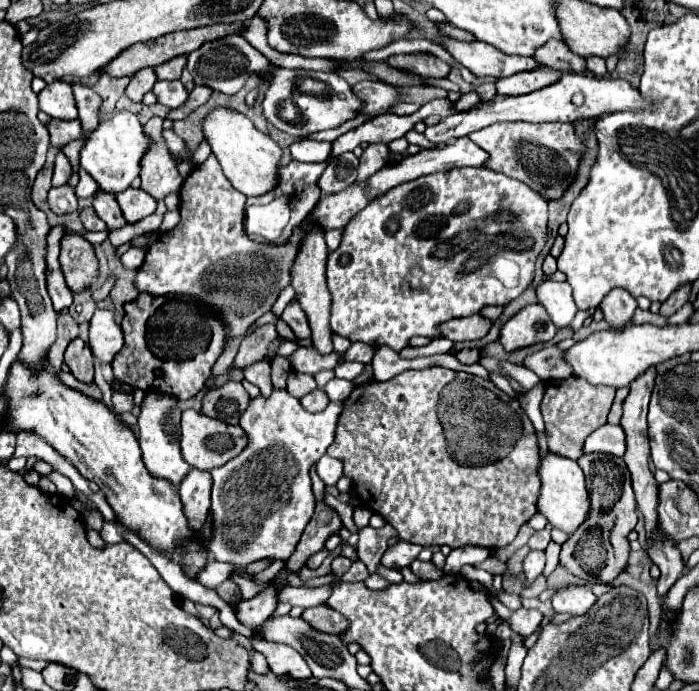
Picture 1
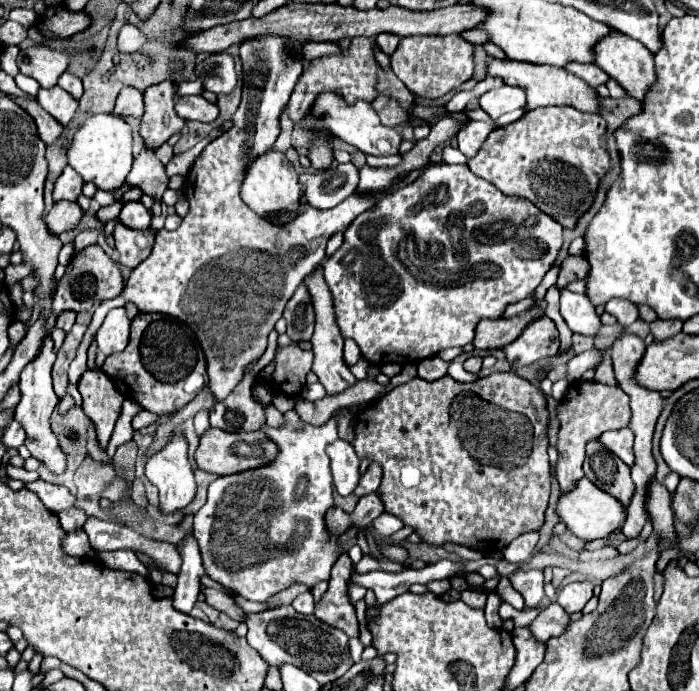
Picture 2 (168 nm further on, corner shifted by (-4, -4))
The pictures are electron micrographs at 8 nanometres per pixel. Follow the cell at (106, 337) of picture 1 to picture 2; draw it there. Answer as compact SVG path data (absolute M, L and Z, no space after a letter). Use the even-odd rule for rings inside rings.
M115 308L105 316L105 322L101 324L101 328L95 334L97 346L103 354L113 354L113 352L121 352L127 346L129 340L129 318L125 308Z

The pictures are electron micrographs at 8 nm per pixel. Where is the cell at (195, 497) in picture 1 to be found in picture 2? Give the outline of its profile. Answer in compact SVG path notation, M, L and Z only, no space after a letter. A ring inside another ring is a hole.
M185 534L185 540L183 540L183 546L179 548L179 552L183 558L183 566L177 576L179 578L177 588L173 592L173 608L189 614L197 602L199 588L201 588L201 576L205 574L205 568L201 564L197 540L193 538L193 534Z

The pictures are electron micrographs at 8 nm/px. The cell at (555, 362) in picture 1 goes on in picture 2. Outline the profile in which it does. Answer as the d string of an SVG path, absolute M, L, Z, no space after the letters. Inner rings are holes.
M593 348L593 350L587 350L575 358L569 360L569 380L581 380L581 376L591 370L591 368L597 368L603 360L603 352Z

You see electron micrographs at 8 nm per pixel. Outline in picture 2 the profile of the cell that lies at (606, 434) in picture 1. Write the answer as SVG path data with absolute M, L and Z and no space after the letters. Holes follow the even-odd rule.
M629 428L605 432L599 438L611 452L615 452L627 466L633 464L633 432Z

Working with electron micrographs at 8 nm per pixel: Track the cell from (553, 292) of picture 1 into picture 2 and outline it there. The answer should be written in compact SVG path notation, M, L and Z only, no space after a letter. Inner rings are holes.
M571 290L561 292L561 316L565 318L569 328L581 336L595 338L601 328L601 318L595 312L591 300Z

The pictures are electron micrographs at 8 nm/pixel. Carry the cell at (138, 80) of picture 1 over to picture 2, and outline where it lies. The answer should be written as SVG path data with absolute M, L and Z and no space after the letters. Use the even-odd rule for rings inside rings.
M123 88L117 96L117 102L111 114L141 118L143 116L143 92L135 88Z

